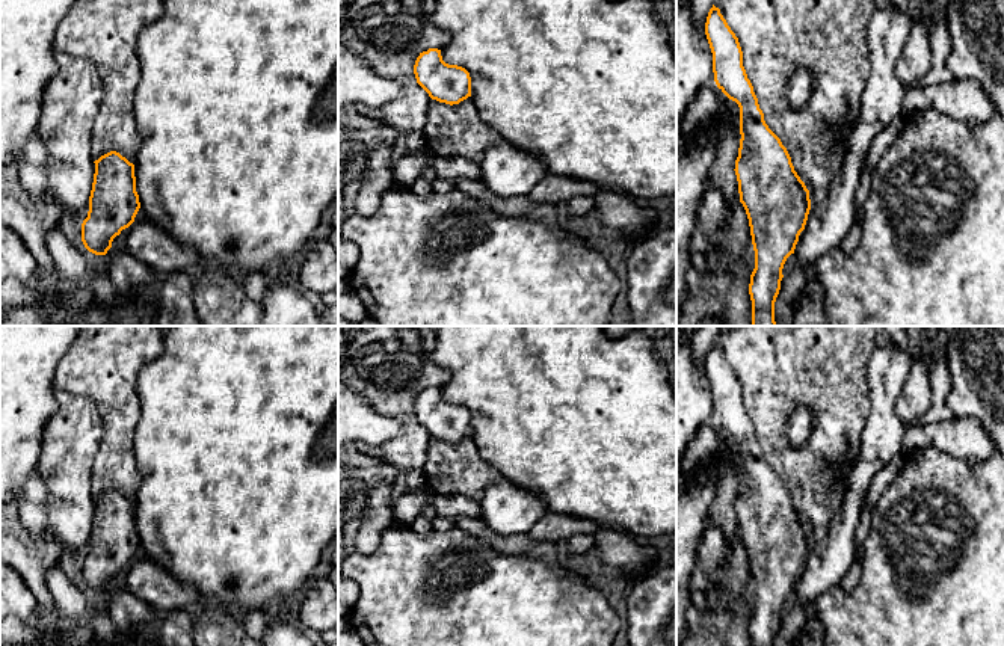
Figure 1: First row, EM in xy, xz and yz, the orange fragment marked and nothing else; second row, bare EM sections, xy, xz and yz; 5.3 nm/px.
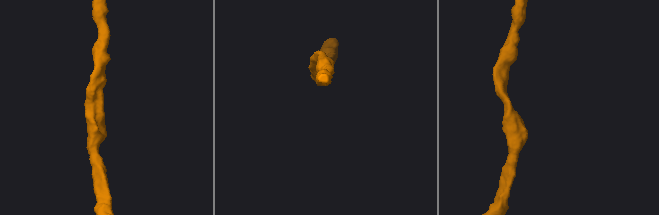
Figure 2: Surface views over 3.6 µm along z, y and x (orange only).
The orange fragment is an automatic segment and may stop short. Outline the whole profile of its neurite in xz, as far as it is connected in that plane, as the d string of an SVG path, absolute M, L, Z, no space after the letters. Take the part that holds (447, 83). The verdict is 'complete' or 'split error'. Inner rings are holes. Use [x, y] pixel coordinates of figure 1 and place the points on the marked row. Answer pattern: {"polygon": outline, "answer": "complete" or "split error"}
{"polygon": "M438 48L420 53L414 74L429 97L439 103L453 106L471 97L470 72L462 66L445 63Z", "answer": "complete"}

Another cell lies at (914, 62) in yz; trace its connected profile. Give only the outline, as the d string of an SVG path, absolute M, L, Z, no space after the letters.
M913 21L894 71L904 86L924 77L932 65L930 38L921 21Z

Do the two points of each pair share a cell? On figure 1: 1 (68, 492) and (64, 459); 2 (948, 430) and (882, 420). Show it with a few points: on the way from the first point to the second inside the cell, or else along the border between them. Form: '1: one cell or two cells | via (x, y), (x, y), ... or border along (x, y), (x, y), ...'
1: one cell | via (68, 485), (65, 467)
2: two cells | border along (908, 424), (900, 452)

